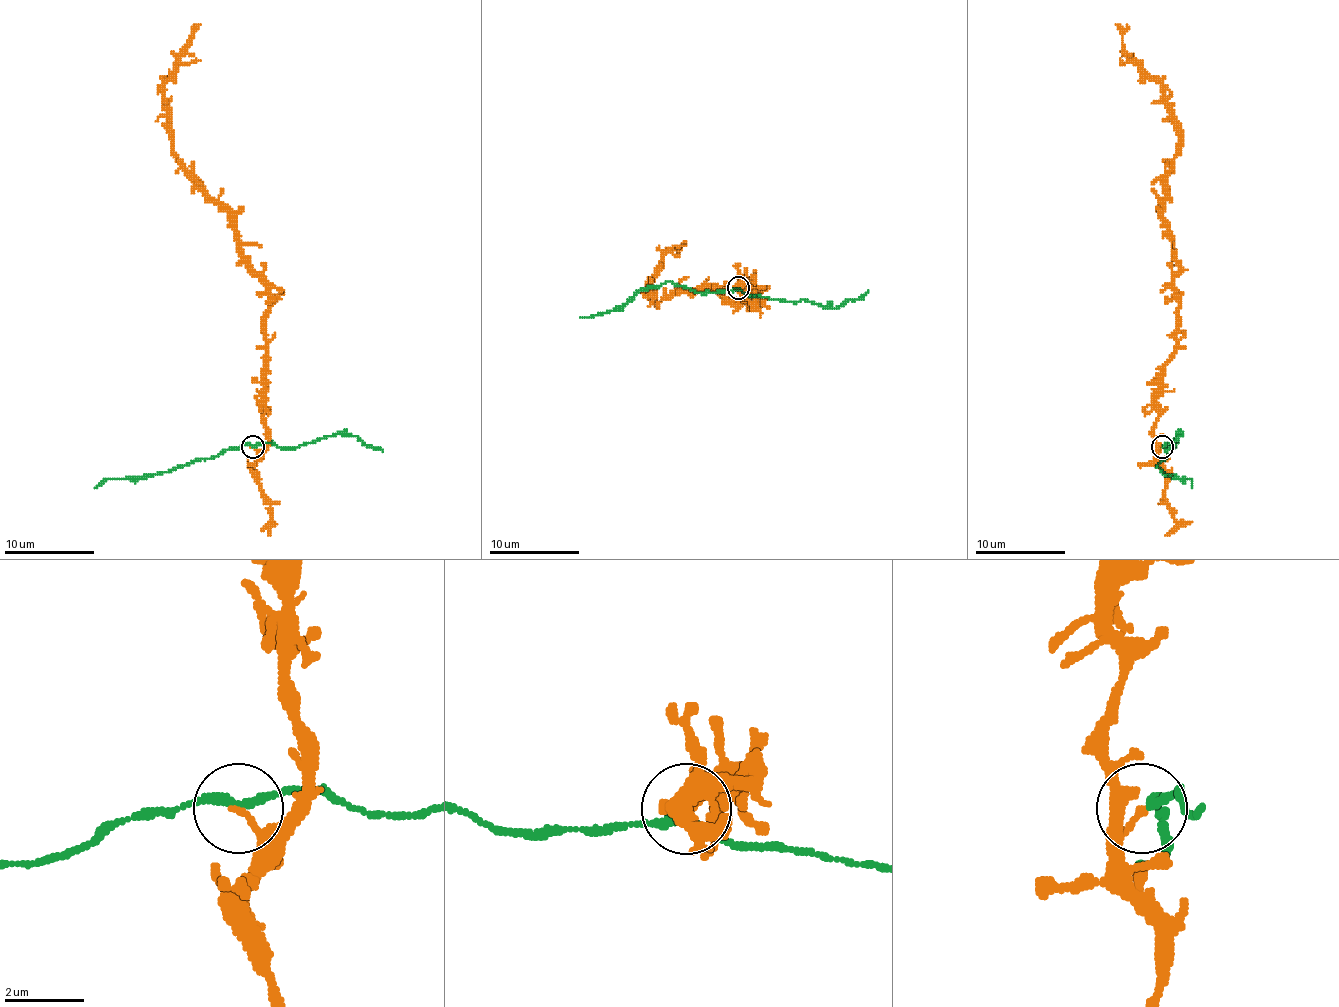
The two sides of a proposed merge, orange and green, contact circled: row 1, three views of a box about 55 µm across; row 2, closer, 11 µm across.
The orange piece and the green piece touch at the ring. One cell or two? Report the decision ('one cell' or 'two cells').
two cells

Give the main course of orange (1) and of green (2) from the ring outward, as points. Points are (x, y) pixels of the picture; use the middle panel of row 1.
1: (737, 288), (753, 279), (753, 301), (735, 304), (717, 288), (674, 290), (659, 304), (650, 279), (686, 241)
2: (737, 288), (701, 292), (665, 281), (638, 290), (625, 304), (580, 317)

